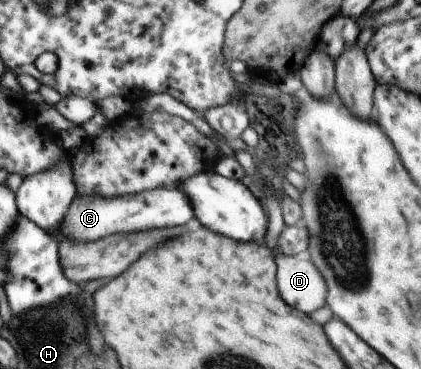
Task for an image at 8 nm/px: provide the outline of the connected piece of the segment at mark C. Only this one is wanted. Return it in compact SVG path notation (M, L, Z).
M177 187L176 189L155 188L117 198L101 198L97 194L76 196L64 217L63 238L72 242L94 242L115 234L130 234L151 229L165 229L185 225L194 217L192 203Z

